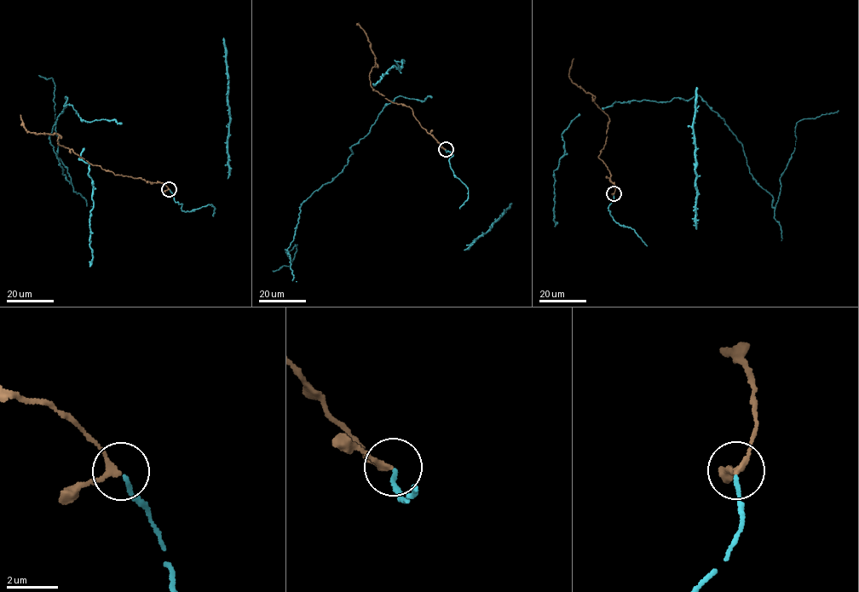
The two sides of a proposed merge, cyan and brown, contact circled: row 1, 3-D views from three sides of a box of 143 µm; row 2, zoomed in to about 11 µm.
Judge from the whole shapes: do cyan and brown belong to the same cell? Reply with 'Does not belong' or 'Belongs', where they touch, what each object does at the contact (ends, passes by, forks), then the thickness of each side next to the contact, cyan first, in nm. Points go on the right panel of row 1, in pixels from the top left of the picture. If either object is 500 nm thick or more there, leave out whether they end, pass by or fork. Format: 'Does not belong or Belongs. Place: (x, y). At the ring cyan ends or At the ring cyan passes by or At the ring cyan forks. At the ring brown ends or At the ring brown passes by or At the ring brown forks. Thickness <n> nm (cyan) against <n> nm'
Belongs. Place: (613, 193). At the ring cyan ends. At the ring brown passes by. Thickness 140 nm (cyan) against 190 nm

